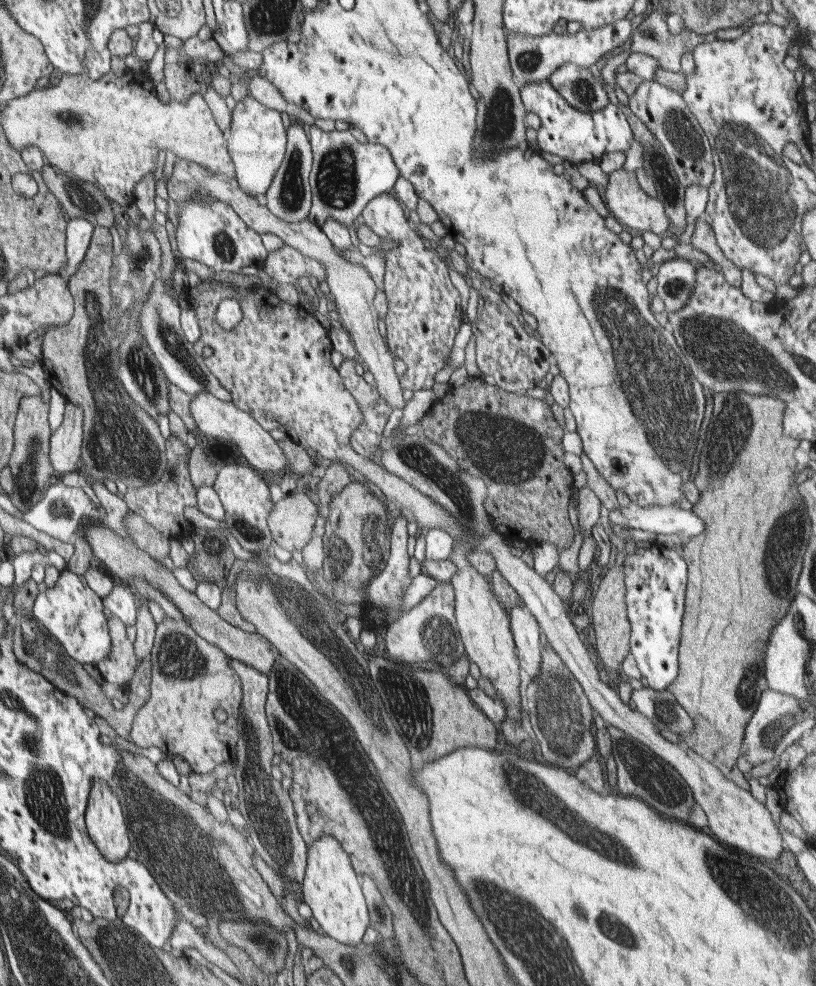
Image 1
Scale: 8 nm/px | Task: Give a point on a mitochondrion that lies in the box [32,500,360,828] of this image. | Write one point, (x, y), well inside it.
(178, 658)

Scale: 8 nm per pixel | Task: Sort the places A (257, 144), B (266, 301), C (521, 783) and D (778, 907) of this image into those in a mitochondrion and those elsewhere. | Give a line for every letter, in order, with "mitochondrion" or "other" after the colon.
A: other
B: other
C: mitochondrion
D: mitochondrion

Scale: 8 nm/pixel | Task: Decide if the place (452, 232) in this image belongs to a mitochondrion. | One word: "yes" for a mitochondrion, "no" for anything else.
no

